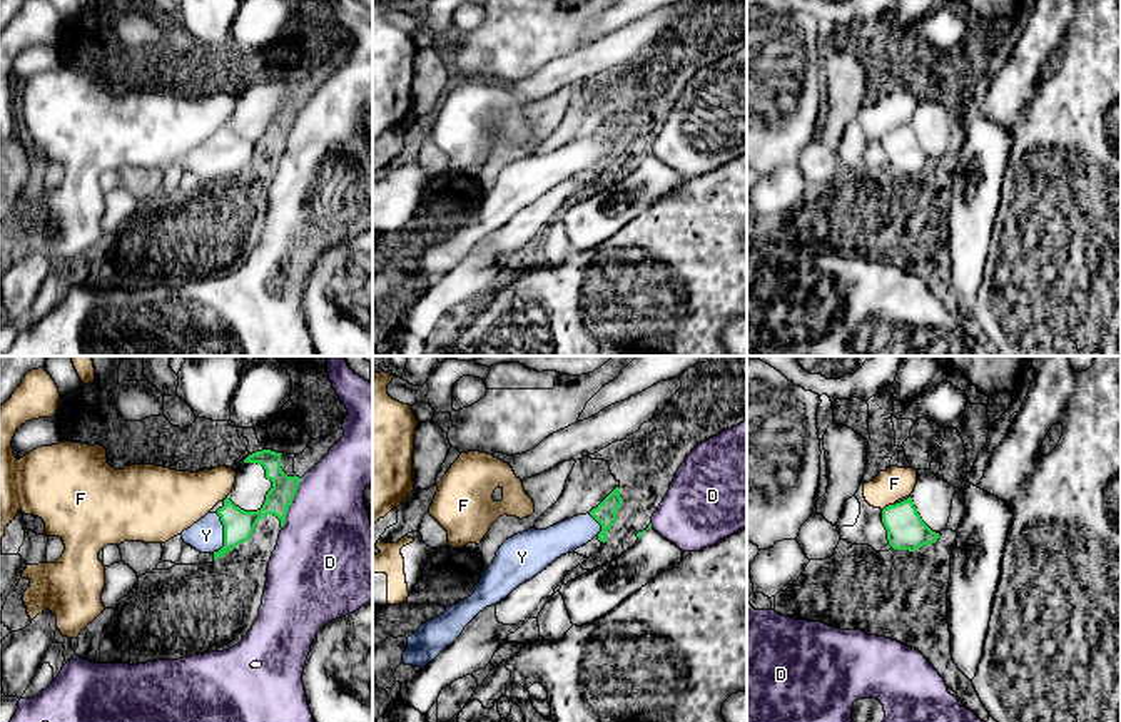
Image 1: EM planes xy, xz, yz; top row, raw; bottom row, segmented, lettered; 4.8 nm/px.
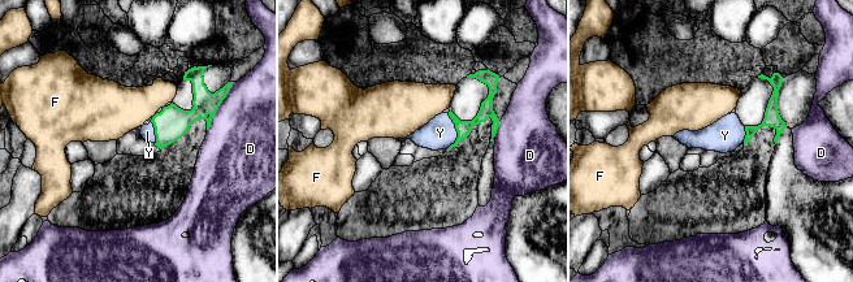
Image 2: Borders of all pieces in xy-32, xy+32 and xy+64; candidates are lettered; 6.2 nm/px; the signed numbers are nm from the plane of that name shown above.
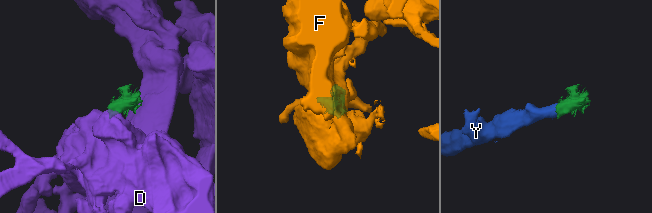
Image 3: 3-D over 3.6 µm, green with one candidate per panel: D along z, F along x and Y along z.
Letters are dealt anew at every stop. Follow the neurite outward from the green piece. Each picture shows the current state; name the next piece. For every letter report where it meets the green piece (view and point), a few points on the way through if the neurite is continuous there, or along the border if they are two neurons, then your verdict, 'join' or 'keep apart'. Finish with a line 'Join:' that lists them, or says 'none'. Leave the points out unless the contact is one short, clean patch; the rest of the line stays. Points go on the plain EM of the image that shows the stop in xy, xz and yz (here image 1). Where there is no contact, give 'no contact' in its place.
D: xy (291, 129) | along xy (301, 104), (286, 147), (281, 152) | keep apart
F: yz (889, 131) | along yz (892, 129), (882, 136) | keep apart
Y: xy (224, 161) | across xy (238, 151), (224, 161), (206, 161) | join
Join: Y

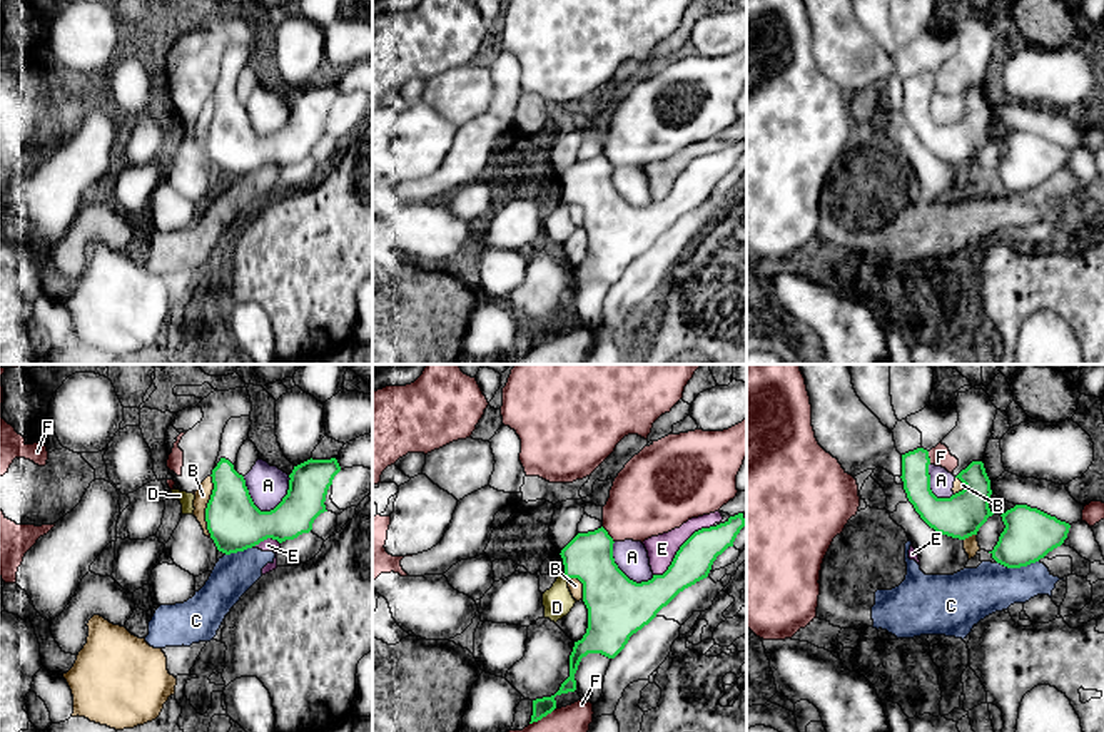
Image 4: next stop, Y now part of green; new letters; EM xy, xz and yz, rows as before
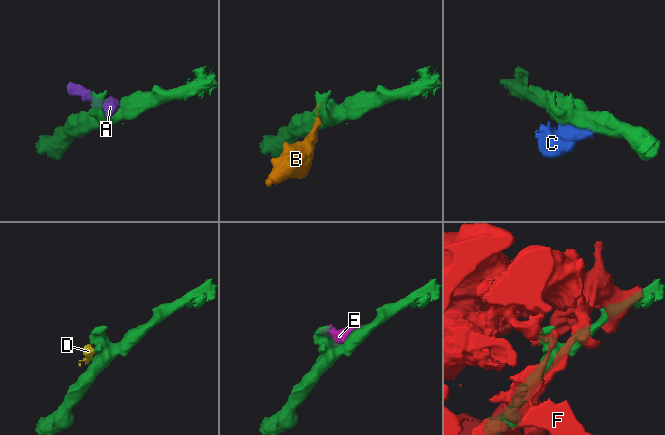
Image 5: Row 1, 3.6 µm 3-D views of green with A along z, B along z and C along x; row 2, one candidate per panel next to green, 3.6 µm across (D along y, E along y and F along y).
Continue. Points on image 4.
A: xy (266, 137) | keep apart
B: xy (207, 132) | along xy (211, 101), (212, 119), (206, 134), (209, 162) | keep apart
C: yz (1017, 193) | keep apart
D: xz (567, 203) | keep apart
E: xz (680, 174) | keep apart
F: xz (608, 161) | keep apart
Join: none

